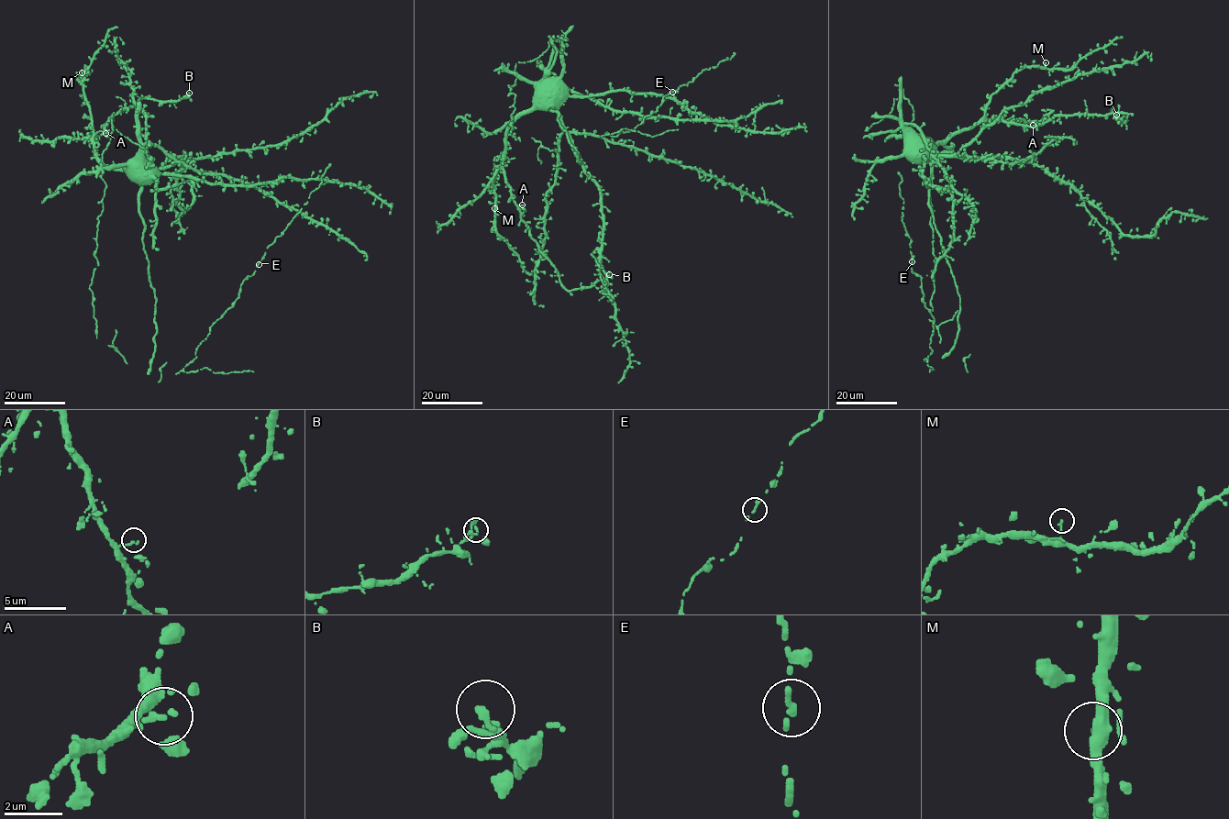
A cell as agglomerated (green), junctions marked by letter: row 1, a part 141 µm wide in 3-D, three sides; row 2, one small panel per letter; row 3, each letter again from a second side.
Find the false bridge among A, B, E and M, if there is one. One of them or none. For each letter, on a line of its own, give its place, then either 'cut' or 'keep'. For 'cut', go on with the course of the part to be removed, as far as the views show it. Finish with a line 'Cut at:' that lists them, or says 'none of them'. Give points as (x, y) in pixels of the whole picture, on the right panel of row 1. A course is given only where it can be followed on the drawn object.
A: place (1033, 125); keep
B: place (1116, 115); keep
E: place (912, 261); keep
M: place (1046, 62); keep
Cut at: none of them

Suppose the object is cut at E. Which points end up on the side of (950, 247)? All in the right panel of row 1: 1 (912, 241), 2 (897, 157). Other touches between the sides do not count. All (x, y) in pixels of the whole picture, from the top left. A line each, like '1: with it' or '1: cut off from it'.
1: cut off from it
2: with it

